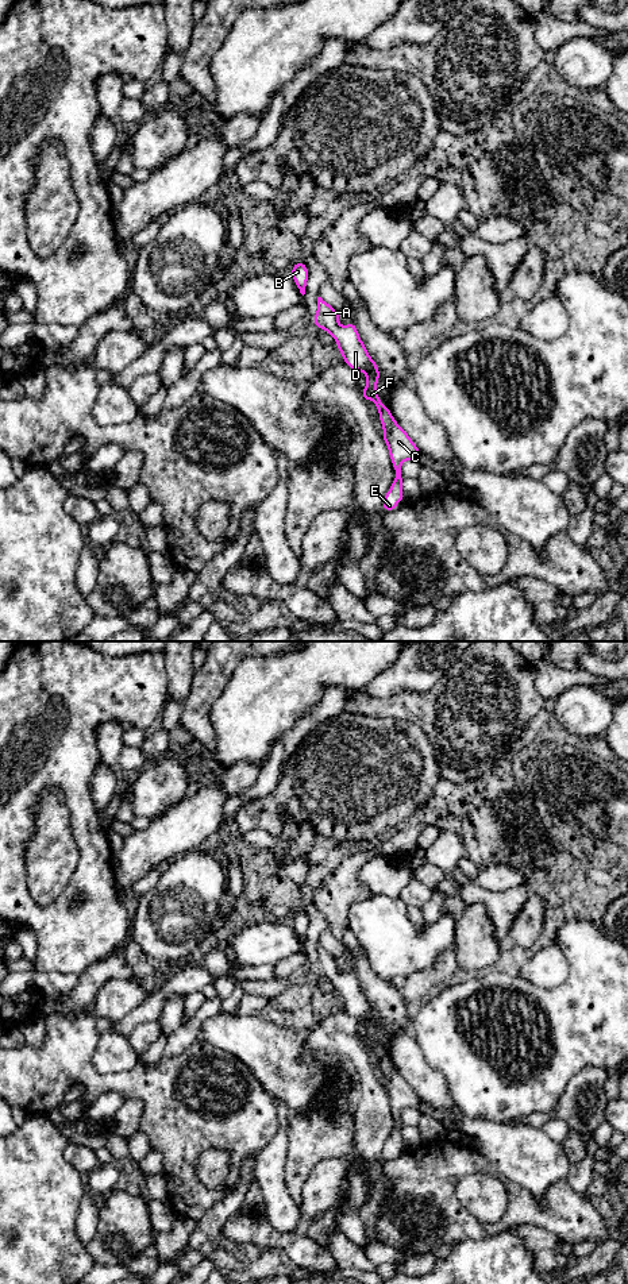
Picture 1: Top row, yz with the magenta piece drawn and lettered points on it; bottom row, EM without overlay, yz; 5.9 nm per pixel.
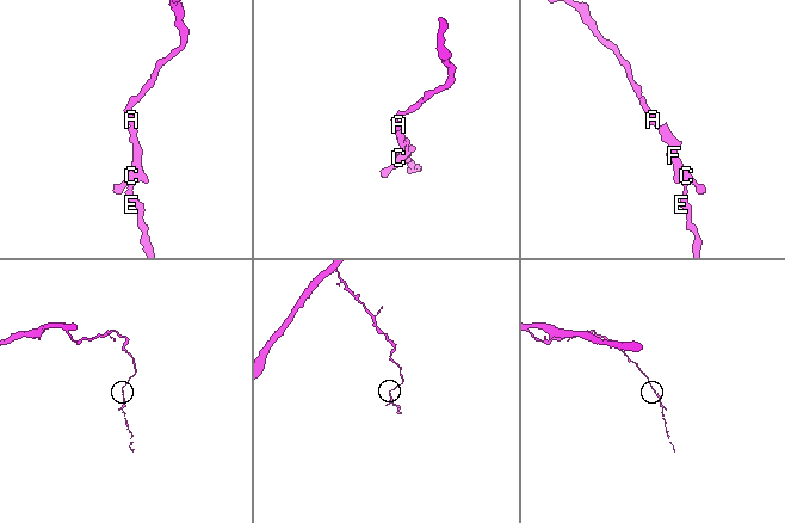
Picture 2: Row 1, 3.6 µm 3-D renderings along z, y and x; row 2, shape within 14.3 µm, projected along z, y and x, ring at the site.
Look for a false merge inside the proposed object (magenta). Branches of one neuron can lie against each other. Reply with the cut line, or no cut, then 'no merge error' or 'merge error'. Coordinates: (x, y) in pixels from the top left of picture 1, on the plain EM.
no cut; no merge error

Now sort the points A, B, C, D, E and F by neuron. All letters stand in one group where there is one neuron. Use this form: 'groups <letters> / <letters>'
groups A B C D E F

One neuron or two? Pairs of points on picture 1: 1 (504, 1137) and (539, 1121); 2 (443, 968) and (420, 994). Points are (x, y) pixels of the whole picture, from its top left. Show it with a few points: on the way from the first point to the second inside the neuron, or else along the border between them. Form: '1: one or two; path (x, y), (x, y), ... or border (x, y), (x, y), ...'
1: two; border (521, 1124), (540, 1129)
2: one; path (436, 975), (424, 987)

